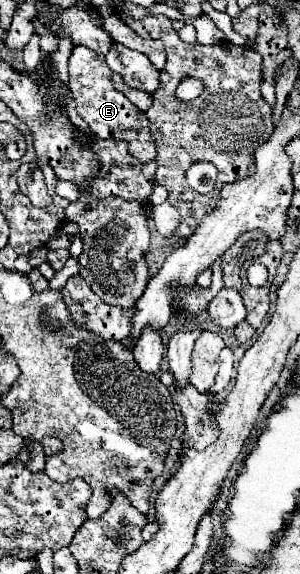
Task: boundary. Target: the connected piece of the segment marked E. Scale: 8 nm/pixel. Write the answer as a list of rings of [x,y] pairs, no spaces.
[[[73,46],[73,52],[69,56],[69,90],[77,104],[77,114],[89,124],[97,138],[113,138],[127,142],[131,156],[145,164],[157,156],[155,142],[149,130],[149,120],[145,112],[141,112],[123,92],[115,90],[111,76],[113,72],[107,68],[103,56],[95,54],[85,46]]]

